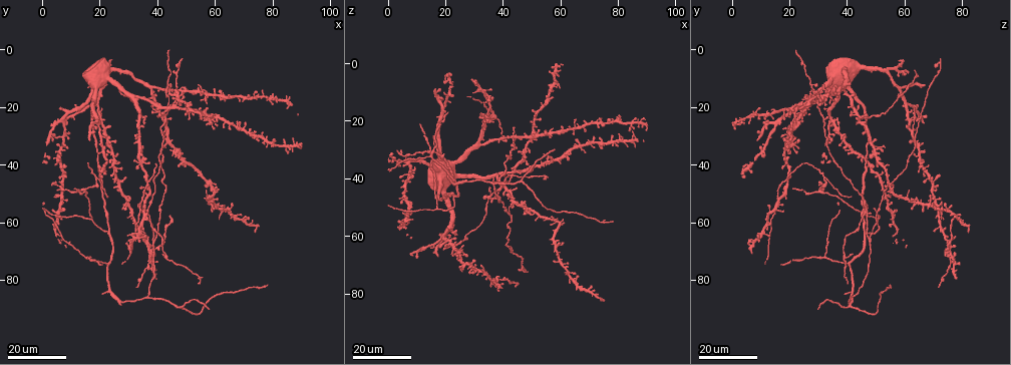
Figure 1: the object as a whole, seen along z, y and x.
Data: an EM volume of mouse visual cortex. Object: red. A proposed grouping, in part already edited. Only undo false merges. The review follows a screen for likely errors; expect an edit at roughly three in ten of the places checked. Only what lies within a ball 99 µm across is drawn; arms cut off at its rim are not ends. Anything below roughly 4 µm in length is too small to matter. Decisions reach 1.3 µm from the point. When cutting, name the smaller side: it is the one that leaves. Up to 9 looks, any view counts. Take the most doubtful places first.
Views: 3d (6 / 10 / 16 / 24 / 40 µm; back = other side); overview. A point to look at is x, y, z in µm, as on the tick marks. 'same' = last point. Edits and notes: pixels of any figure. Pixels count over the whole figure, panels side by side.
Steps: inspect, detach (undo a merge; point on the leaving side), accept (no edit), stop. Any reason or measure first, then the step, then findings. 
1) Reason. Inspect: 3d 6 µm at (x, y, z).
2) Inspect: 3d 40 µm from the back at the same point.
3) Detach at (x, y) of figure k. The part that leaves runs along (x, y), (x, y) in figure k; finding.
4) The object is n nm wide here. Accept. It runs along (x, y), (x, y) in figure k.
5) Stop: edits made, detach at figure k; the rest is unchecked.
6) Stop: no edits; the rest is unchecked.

Inspect: 3d 16 µm at (36, 56, 47).

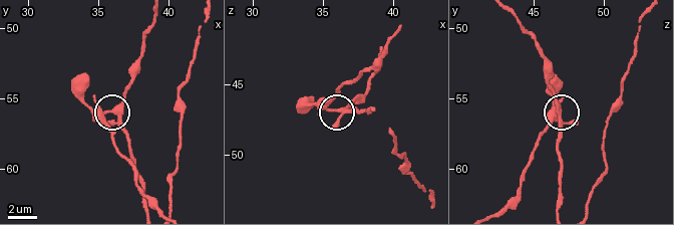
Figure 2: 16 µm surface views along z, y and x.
Inspect: 3d 10 µm at (35.8, 56.0, 46.8).

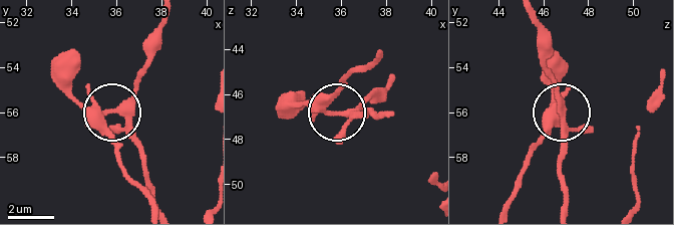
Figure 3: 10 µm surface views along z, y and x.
4 arms meet here. Detach at (88, 86) of figure 3. The part that leaves runs along (113, 110), (104, 123), (108, 140), (148, 203) in figure 3; two neurons meet here.

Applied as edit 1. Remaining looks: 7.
Four or more arms meet. Inspect: 3d 24 µm at (44, 33, 49).

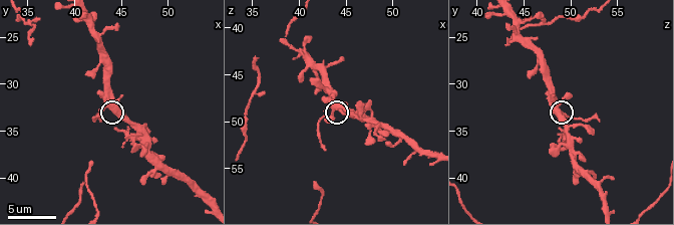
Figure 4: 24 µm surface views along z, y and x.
Inspect: 3d 10 µm at the same point.

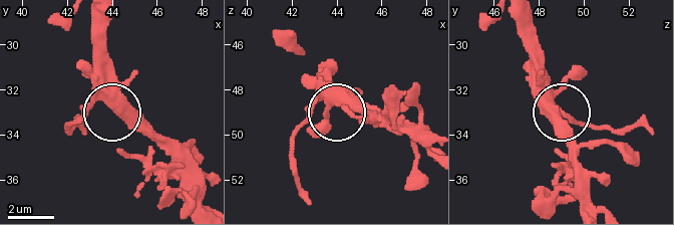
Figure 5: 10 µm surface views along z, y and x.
Zoom in. Inspect: 3d 6 µm at (43.5, 32.3, 48.3).

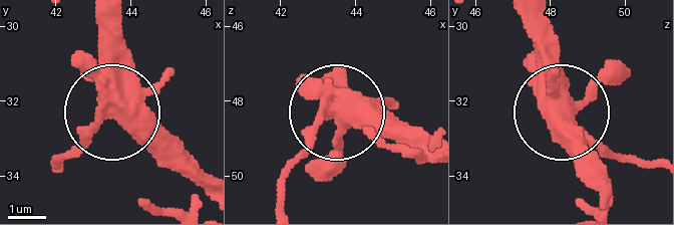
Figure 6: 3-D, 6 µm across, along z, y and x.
Accept. It runs along (98, 19), (101, 116), (63, 160) in figure 6; continuous, no second neuron.

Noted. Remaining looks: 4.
Three-way junction. Inspect: 3d 24 µm at (39, 67, 48).

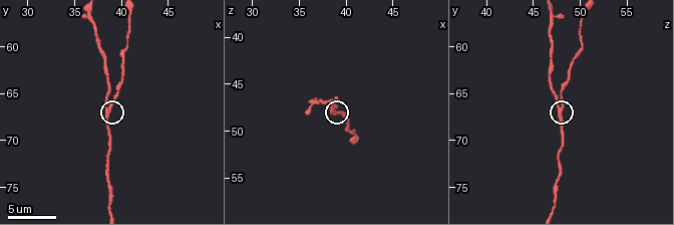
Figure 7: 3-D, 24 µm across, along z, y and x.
Inspect: 3d 6 µm at (38.6, 66.8, 48.0).

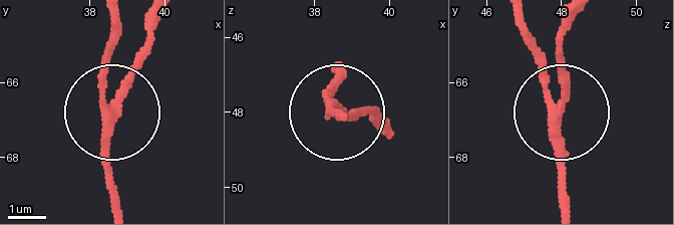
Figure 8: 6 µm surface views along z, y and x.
The side arm is 81 µm long. Accept. It runs along (561, 204), (561, 34) in figure 8; one neuron here.

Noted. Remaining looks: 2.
Stop: edits made, detach at figure 3; the rest is unchecked.

